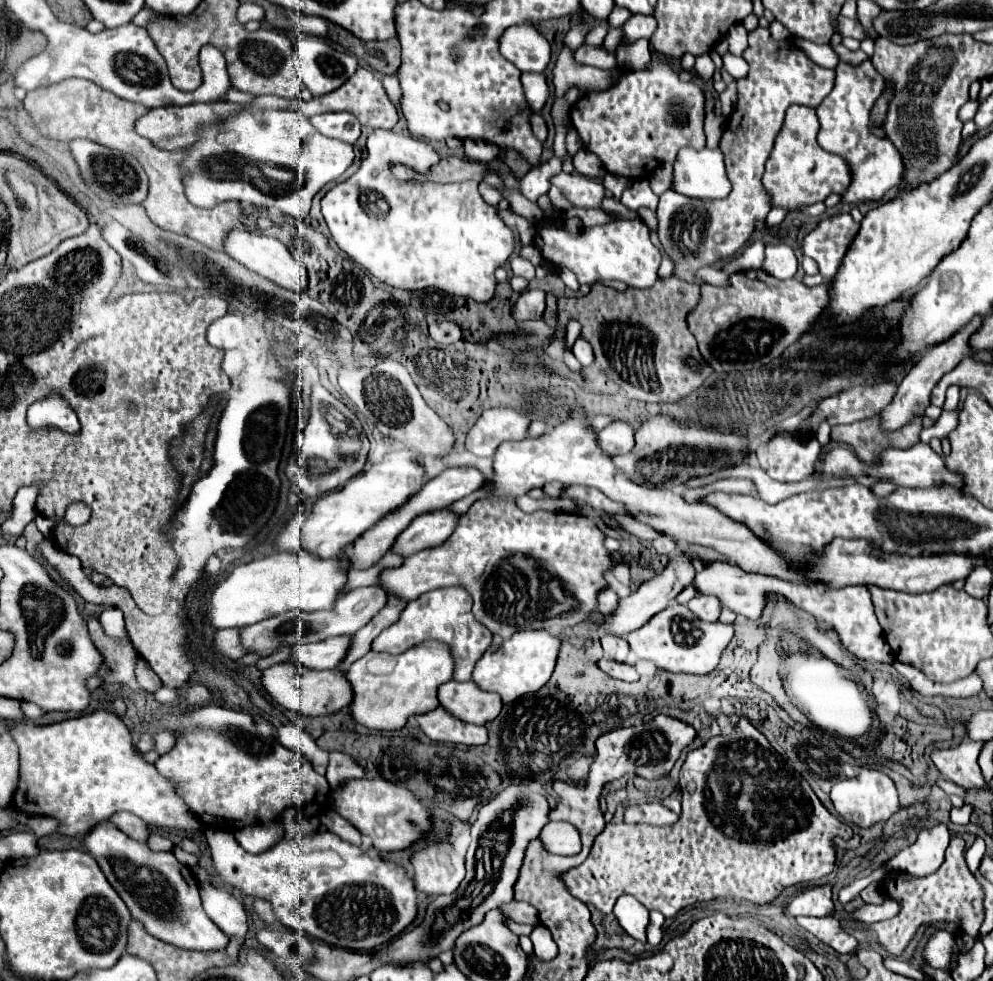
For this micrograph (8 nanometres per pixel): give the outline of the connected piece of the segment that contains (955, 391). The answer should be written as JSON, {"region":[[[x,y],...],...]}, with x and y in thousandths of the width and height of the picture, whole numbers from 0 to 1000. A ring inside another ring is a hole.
{"region":[[[960,392],[954,397],[954,407],[952,407],[952,413],[950,413],[950,419],[960,419],[964,417],[966,413],[966,403],[968,403],[968,394]]]}

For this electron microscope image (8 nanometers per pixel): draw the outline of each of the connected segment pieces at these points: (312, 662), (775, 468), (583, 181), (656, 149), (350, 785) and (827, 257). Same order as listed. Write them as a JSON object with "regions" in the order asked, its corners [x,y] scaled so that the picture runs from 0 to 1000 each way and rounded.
{"regions":[[[[331,649],[321,655],[301,655],[295,660],[293,674],[307,678],[309,682],[337,682],[347,670],[351,649]]],[[[789,441],[762,458],[766,478],[780,490],[801,492],[819,484],[825,470],[827,454],[823,448],[801,450],[797,441]]],[[[578,174],[577,176],[563,176],[555,182],[555,187],[575,205],[577,211],[587,213],[603,213],[609,203],[609,189],[607,185],[593,182]]],[[[658,62],[656,64],[656,70],[654,72],[635,72],[635,74],[631,74],[631,76],[627,76],[625,81],[623,81],[623,85],[621,87],[617,87],[615,91],[611,91],[611,93],[605,93],[605,95],[589,95],[577,109],[575,109],[575,123],[577,123],[577,127],[579,127],[579,131],[581,131],[581,136],[583,136],[583,140],[585,140],[585,146],[593,152],[593,154],[597,154],[605,164],[607,164],[607,168],[609,168],[609,172],[613,174],[613,176],[617,176],[617,178],[625,178],[625,180],[631,180],[631,182],[650,182],[650,180],[654,180],[656,178],[656,174],[664,168],[664,166],[676,166],[678,168],[678,164],[682,164],[682,156],[684,156],[684,152],[688,152],[688,150],[698,150],[698,152],[708,152],[710,150],[710,138],[708,138],[708,121],[710,121],[710,99],[708,99],[708,93],[706,93],[706,89],[700,85],[700,83],[686,83],[684,78],[682,78],[682,74],[672,66],[672,64],[668,64],[668,62]]],[[[384,792],[380,794],[358,794],[358,796],[349,796],[343,804],[333,806],[331,808],[331,821],[333,825],[337,825],[345,835],[349,835],[355,843],[360,843],[364,849],[372,851],[376,857],[376,863],[380,867],[406,867],[410,863],[414,863],[420,857],[432,855],[432,847],[436,845],[436,837],[434,837],[434,827],[424,819],[424,814],[420,814],[412,804],[402,802],[394,796],[388,796]]],[[[855,217],[831,221],[825,229],[809,244],[809,258],[819,262],[825,270],[825,278],[835,286],[851,260],[851,254],[859,246],[865,229]]]]}

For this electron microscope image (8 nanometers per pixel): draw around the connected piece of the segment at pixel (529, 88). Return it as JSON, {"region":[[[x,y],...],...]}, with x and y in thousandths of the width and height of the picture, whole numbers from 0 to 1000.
{"region":[[[525,74],[525,87],[527,87],[527,95],[529,95],[529,101],[535,113],[543,115],[553,99],[549,76],[547,74]]]}

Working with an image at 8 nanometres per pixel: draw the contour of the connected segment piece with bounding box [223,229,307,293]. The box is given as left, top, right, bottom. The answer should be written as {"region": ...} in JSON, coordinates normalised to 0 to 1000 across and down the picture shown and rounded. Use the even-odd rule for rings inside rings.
{"region":[[[233,233],[227,240],[225,254],[227,254],[227,258],[231,258],[231,262],[235,262],[243,270],[247,270],[251,276],[275,286],[277,291],[283,291],[283,293],[299,297],[299,299],[309,297],[309,274],[291,258],[291,254],[283,246],[279,246],[275,242],[251,238],[245,233]]]}

